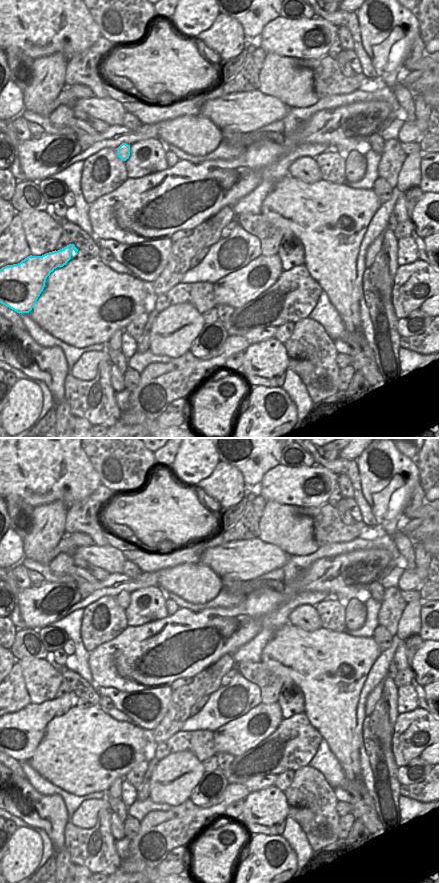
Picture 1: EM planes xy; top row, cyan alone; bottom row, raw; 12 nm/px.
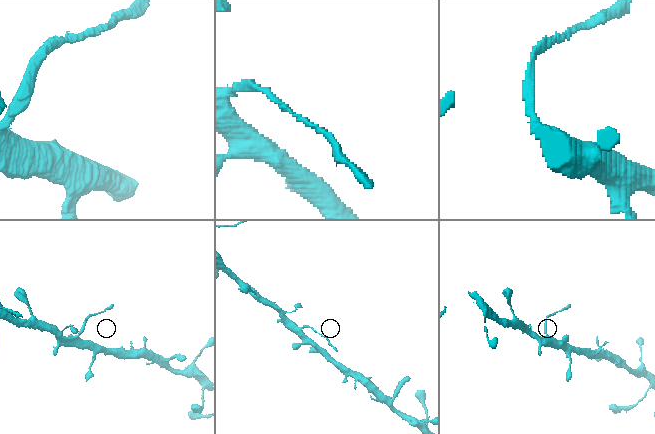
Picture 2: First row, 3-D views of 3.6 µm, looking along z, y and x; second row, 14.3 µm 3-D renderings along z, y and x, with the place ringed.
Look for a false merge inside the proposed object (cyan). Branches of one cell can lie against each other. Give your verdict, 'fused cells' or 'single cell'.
fused cells

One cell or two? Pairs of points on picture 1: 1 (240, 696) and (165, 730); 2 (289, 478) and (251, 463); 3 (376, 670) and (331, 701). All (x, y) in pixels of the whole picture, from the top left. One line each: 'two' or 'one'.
1: two
2: two
3: two

